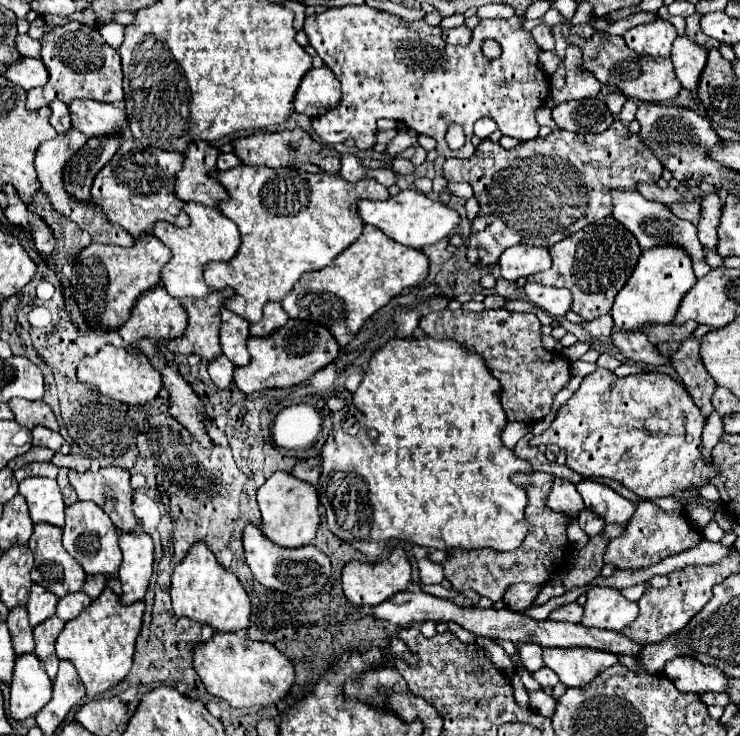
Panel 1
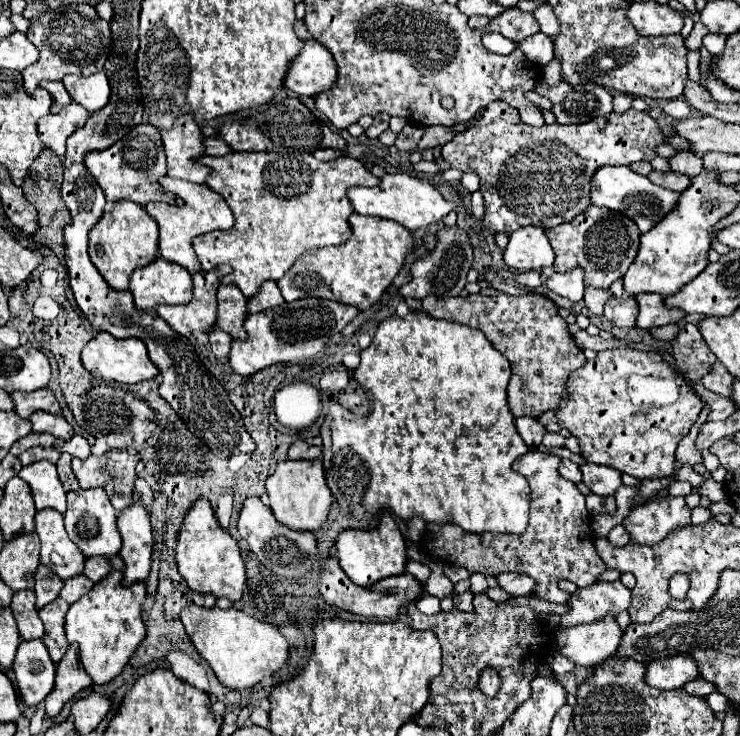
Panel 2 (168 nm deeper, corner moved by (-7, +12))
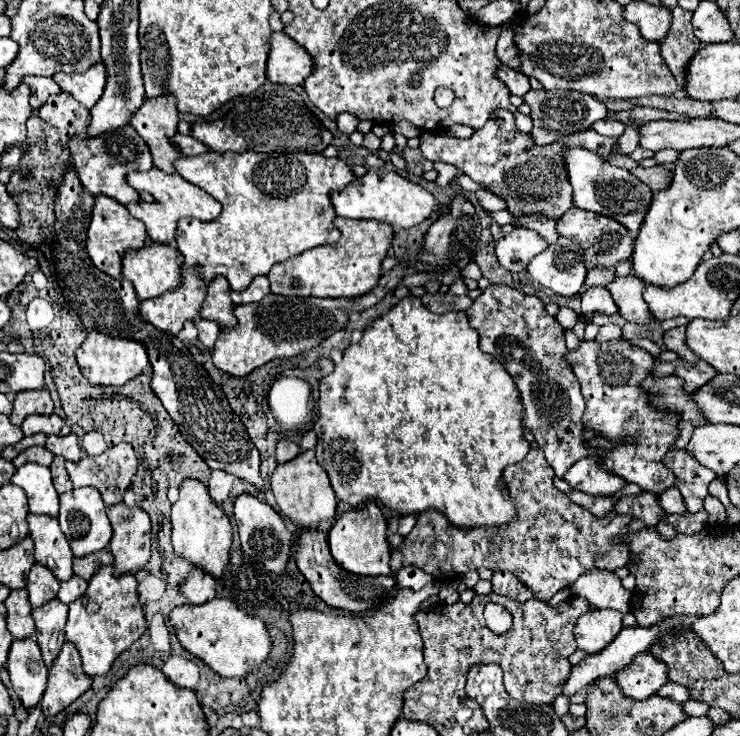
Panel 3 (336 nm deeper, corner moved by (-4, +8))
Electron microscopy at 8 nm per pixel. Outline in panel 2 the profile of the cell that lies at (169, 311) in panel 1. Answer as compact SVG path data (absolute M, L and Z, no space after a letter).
M159 256L155 262L131 274L129 292L137 310L155 310L159 304L183 306L191 302L193 282L185 268Z

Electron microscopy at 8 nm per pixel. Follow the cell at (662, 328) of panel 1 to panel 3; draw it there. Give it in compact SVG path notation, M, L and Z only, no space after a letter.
M622 276L614 278L606 288L610 290L614 304L618 306L618 314L626 318L628 322L638 322L638 324L648 324L652 320L648 312L648 304L642 298L644 292L644 282L638 276Z

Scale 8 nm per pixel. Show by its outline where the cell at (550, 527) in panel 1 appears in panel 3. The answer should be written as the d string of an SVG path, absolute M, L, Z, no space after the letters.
M542 448L530 450L522 462L508 466L502 478L518 508L514 520L494 528L458 528L452 526L442 512L428 508L424 514L418 514L416 526L402 544L392 550L392 574L396 576L402 566L416 566L434 578L440 574L448 580L452 574L462 576L468 570L478 570L482 566L490 570L500 568L518 576L536 598L548 602L560 588L572 586L574 580L588 570L616 570L628 566L628 544L618 538L630 532L628 526L634 518L616 512L598 518L576 506L554 486L554 472L546 462Z

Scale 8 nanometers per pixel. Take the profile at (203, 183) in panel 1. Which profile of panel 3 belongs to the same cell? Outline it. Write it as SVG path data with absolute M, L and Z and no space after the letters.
M172 96L160 98L146 98L142 108L136 110L130 118L130 126L138 132L142 140L146 140L152 162L156 168L164 170L166 174L174 174L174 160L180 158L180 152L170 144L170 136L176 134L178 112L176 100Z

